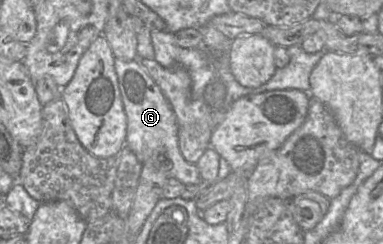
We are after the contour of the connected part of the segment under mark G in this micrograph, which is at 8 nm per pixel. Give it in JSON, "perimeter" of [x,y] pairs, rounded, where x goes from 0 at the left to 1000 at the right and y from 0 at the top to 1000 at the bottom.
{"perimeter":[[[303,238],[298,279],[332,480],[329,598],[368,672],[397,676],[436,725],[454,725],[483,758],[525,742],[512,672],[491,664],[467,611],[460,471],[418,357],[358,250]]]}

